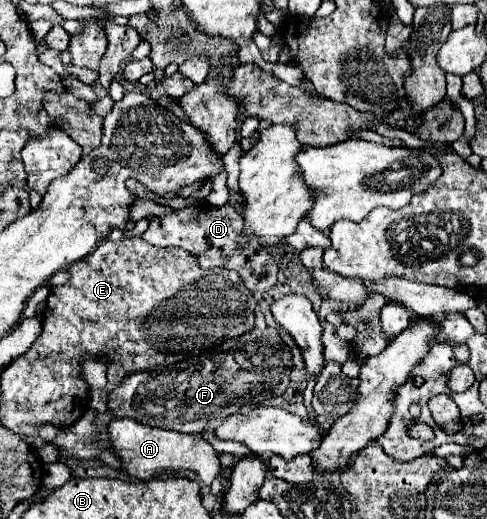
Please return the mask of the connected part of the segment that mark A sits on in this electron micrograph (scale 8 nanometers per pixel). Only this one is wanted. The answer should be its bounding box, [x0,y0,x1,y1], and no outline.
[108,418,222,486]

